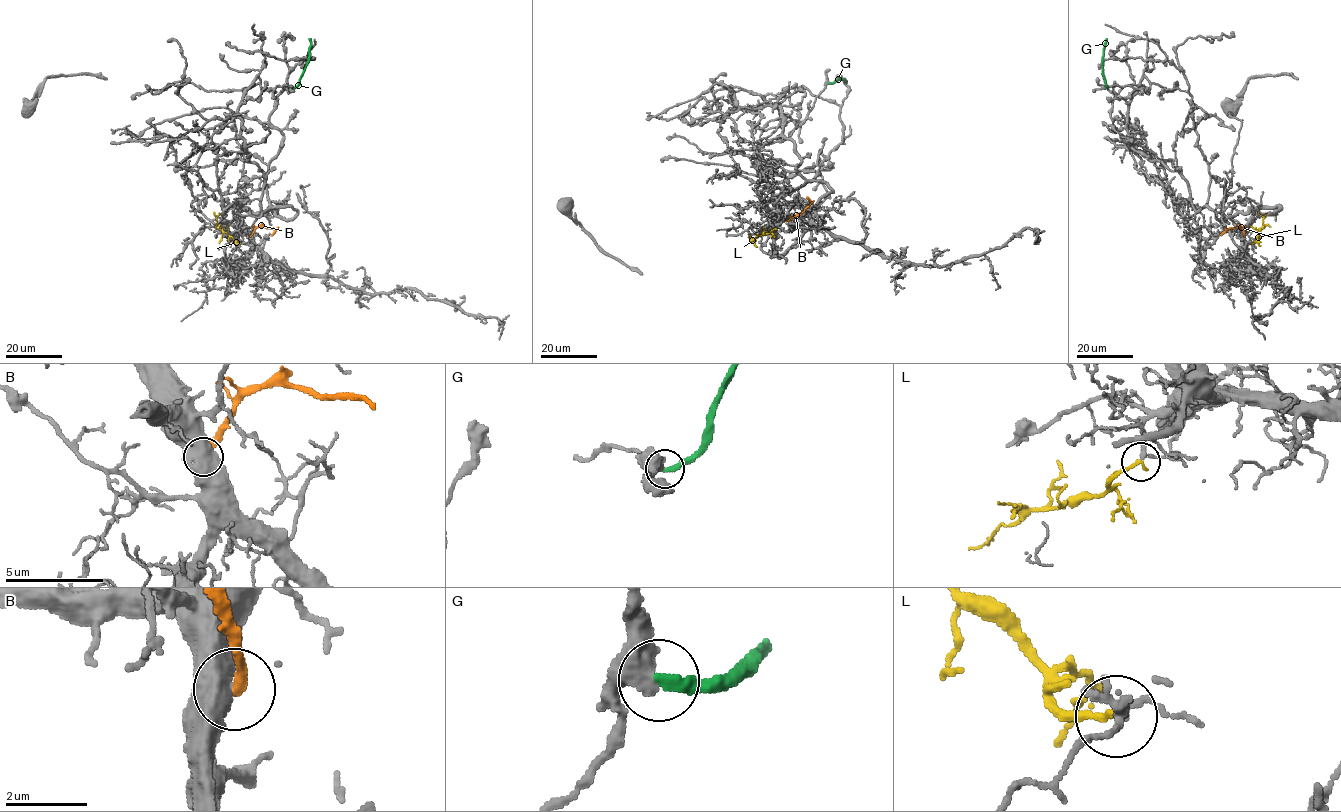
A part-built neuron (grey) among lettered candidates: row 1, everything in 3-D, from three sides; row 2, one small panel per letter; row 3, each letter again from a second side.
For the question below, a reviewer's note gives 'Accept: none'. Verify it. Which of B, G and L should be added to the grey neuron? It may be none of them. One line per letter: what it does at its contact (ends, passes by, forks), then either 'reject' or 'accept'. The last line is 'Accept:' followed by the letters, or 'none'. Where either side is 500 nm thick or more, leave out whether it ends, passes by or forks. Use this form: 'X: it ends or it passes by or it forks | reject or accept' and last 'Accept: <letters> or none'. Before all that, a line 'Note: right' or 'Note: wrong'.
Note: wrong
B: it ends | reject
G: it ends | reject
L: it ends | accept
Accept: L

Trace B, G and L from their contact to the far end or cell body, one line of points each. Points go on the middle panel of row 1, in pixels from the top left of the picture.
B: (785, 220), (799, 215), (810, 204), (806, 197)
G: (828, 83), (839, 79), (844, 79), (844, 83)
L: (775, 228), (751, 240), (749, 235)

